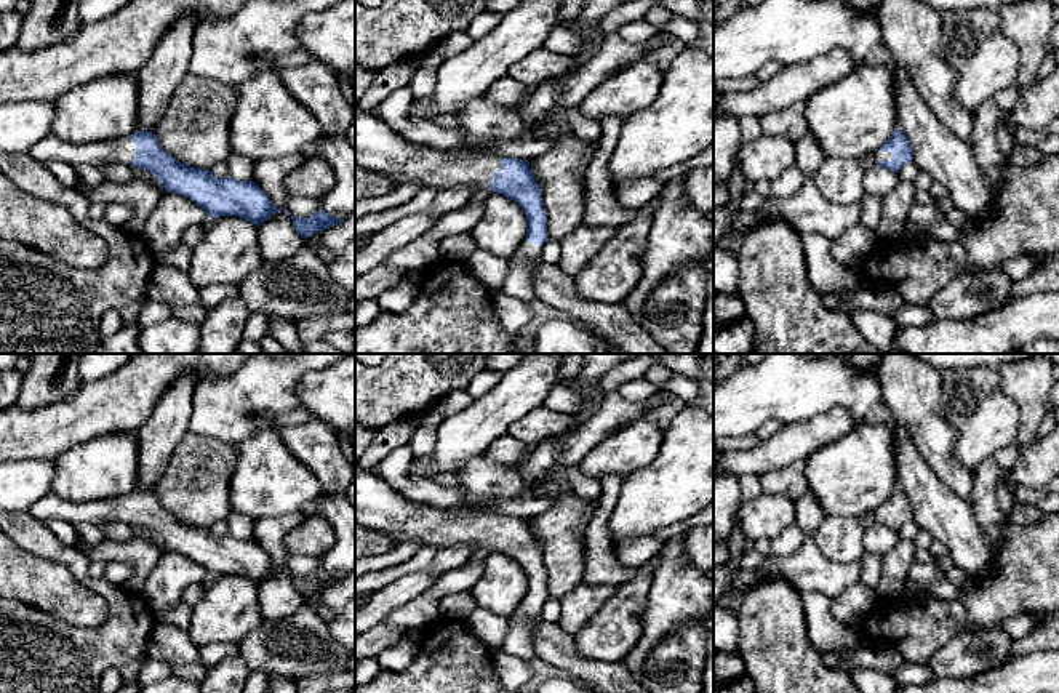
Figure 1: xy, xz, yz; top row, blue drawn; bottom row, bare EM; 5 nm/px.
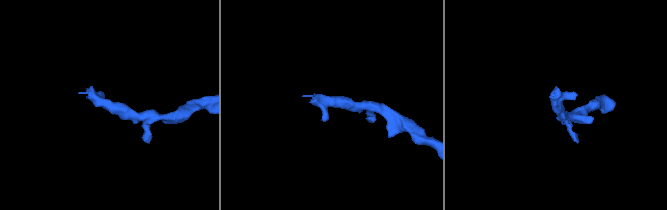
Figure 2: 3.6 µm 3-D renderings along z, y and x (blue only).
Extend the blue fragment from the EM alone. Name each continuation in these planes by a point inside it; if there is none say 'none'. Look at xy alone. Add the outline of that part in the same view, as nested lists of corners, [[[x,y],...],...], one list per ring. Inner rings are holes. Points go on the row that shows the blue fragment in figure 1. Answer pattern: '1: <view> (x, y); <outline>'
1: xy (122, 151); [[[50,134],[35,142],[27,154],[40,163],[59,160],[69,165],[93,165],[96,168],[114,163],[130,166],[136,157],[136,142],[130,136],[125,136],[102,142],[75,144]]]

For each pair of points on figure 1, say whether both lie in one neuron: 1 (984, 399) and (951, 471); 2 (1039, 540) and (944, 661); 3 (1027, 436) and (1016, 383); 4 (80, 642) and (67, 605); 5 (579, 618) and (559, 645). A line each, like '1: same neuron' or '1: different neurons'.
1: different neurons
2: different neurons
3: same neuron
4: different neurons
5: different neurons

